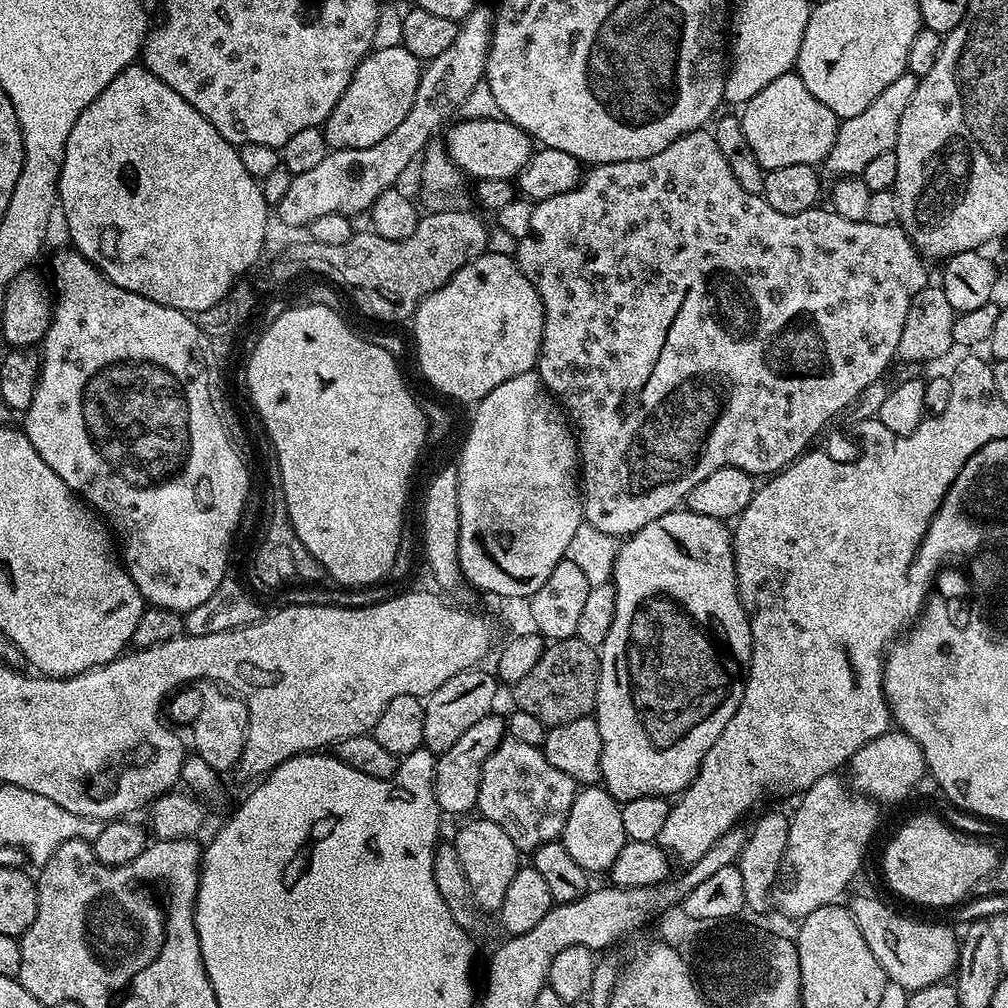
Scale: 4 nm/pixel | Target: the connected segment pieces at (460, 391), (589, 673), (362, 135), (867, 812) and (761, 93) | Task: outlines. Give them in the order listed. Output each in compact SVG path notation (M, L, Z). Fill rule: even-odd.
M485 250L480 256L473 256L462 270L458 270L447 282L438 290L434 290L416 308L416 315L410 321L412 332L416 335L416 356L420 359L420 372L441 392L444 396L449 396L452 400L472 400L479 402L483 400L490 390L502 386L510 378L518 378L518 374L526 374L537 367L540 359L540 347L542 346L542 330L544 329L544 307L540 301L540 295L536 293L536 286L531 280L526 278L526 274L521 270L512 256L498 254L491 250Z
M578 639L553 640L545 647L542 658L511 689L515 707L526 714L534 714L546 726L574 722L574 718L591 716L596 711L600 658L597 649Z
M403 46L369 52L354 70L346 94L338 98L338 106L334 106L322 125L329 149L370 147L386 138L386 134L410 114L421 71L421 60Z
M839 775L823 776L814 782L799 797L800 805L796 813L791 813L788 821L788 845L784 851L784 867L778 883L770 893L771 903L784 916L789 916L793 922L799 922L804 917L814 914L827 904L835 904L840 895L848 888L848 883L860 872L860 863L864 860L864 851L876 832L877 801L857 794L847 783L839 780Z
M795 71L782 74L782 78L774 78L770 86L762 86L762 90L758 90L758 94L754 94L754 98L743 105L739 117L746 142L750 142L750 150L754 150L754 158L758 158L758 162L766 170L778 166L819 165L834 146L838 117L834 110L830 110L830 106L822 106L822 102L818 102L818 98L814 98L814 94L806 90L802 78Z

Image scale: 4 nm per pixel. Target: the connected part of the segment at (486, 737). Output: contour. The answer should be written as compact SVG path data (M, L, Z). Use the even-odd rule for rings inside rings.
M490 714L474 722L474 726L470 726L470 730L466 730L466 734L462 734L462 738L458 738L454 746L450 746L450 750L439 753L436 761L434 794L441 813L448 815L449 812L452 816L460 816L463 812L476 808L482 766L486 766L486 760L490 758L490 754L494 754L494 750L503 742L506 735L505 717L496 715Z

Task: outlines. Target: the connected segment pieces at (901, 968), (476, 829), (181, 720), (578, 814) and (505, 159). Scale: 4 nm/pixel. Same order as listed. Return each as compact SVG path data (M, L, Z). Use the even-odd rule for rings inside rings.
M856 896L850 903L850 911L854 922L858 922L858 930L862 930L862 938L866 938L866 946L874 950L874 958L878 958L878 966L888 976L891 983L902 986L911 994L931 984L947 981L955 973L960 958L960 940L944 924L927 924L924 920L911 920L900 912L895 912L884 900L876 896Z
M475 818L460 828L454 837L458 850L458 858L462 862L462 870L470 884L472 896L485 913L495 913L502 906L502 898L506 898L506 890L510 887L517 868L521 867L522 856L516 851L514 842L506 835L506 830L494 826L494 822L483 818Z
M193 680L171 697L166 708L170 720L172 715L173 725L185 724L188 727L188 732L192 735L191 751L200 755L203 761L219 774L225 774L231 768L235 769L241 760L241 745L238 743L238 738L236 742L235 703L237 704L237 701L233 693L221 685L210 680Z
M603 786L581 787L574 798L574 806L570 806L570 818L566 818L562 837L570 858L574 858L574 862L589 874L607 873L627 840L628 835L622 826L622 807L618 801Z
M503 118L495 120L465 119L452 132L452 141L447 141L446 151L461 173L469 172L473 181L510 180L515 181L521 170L530 162L534 141L518 126Z

